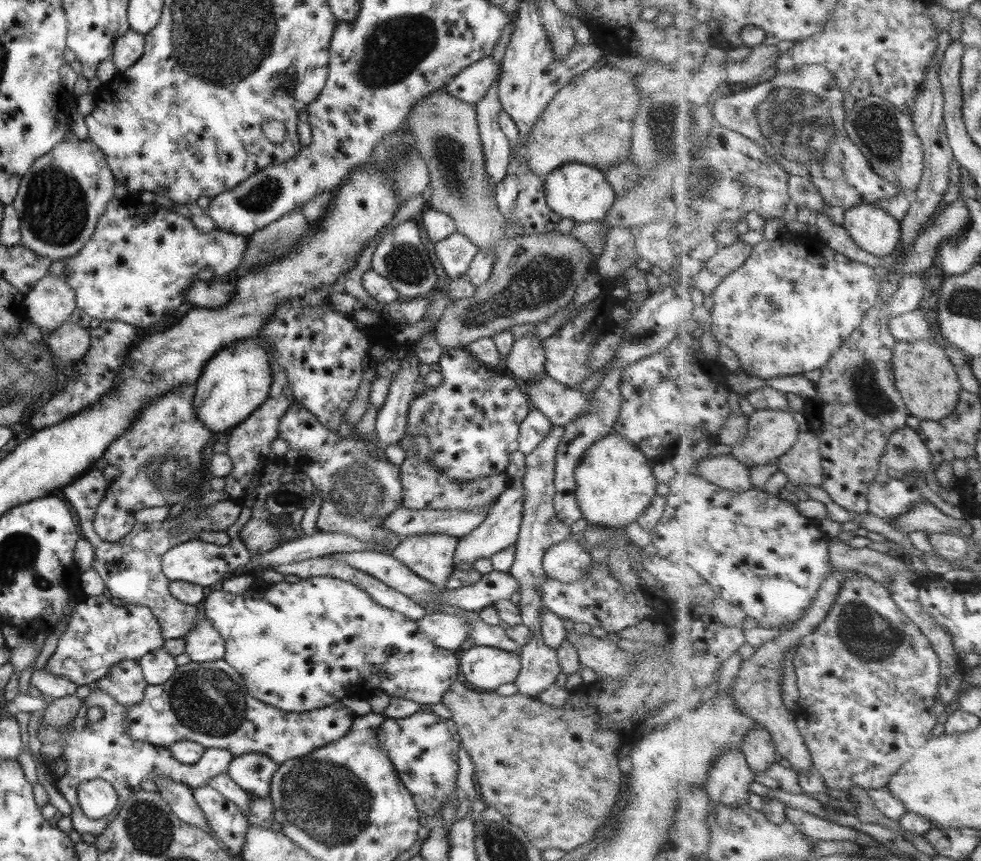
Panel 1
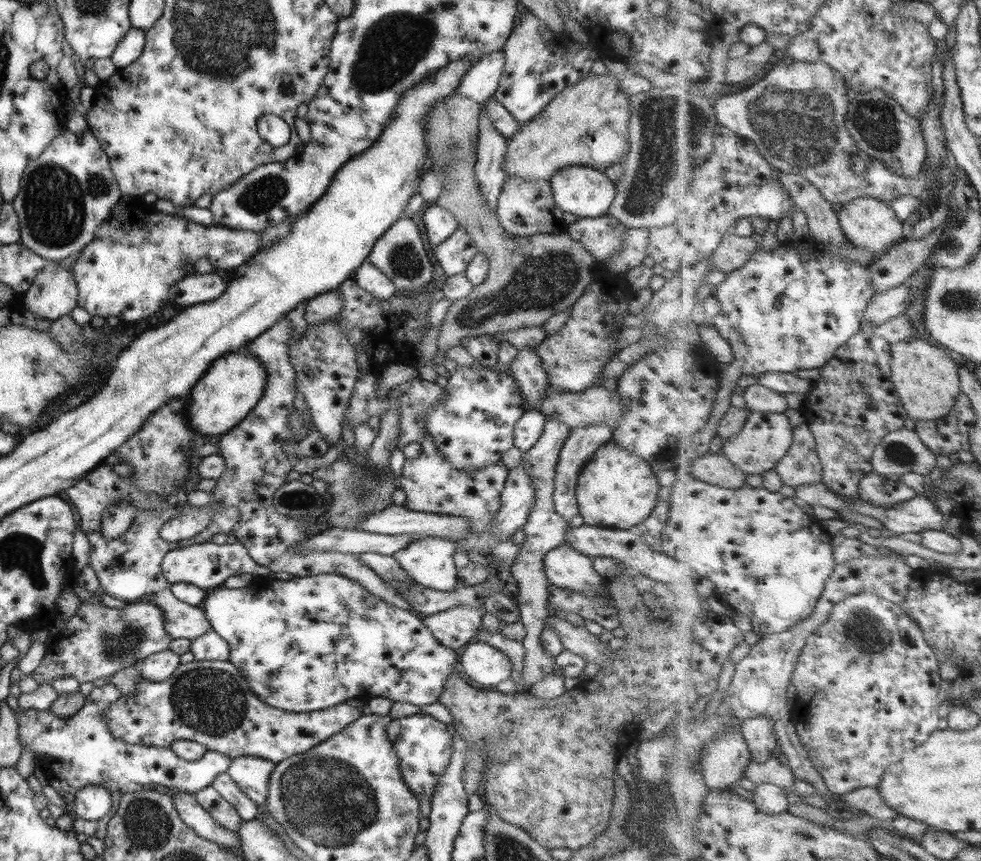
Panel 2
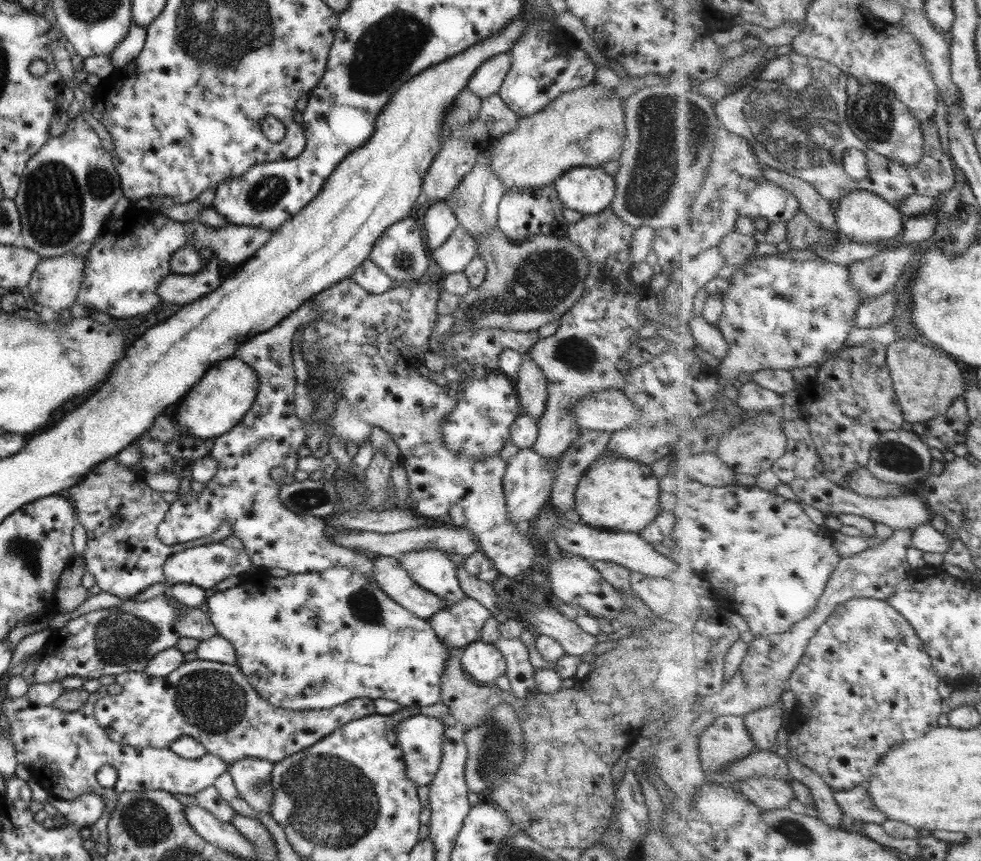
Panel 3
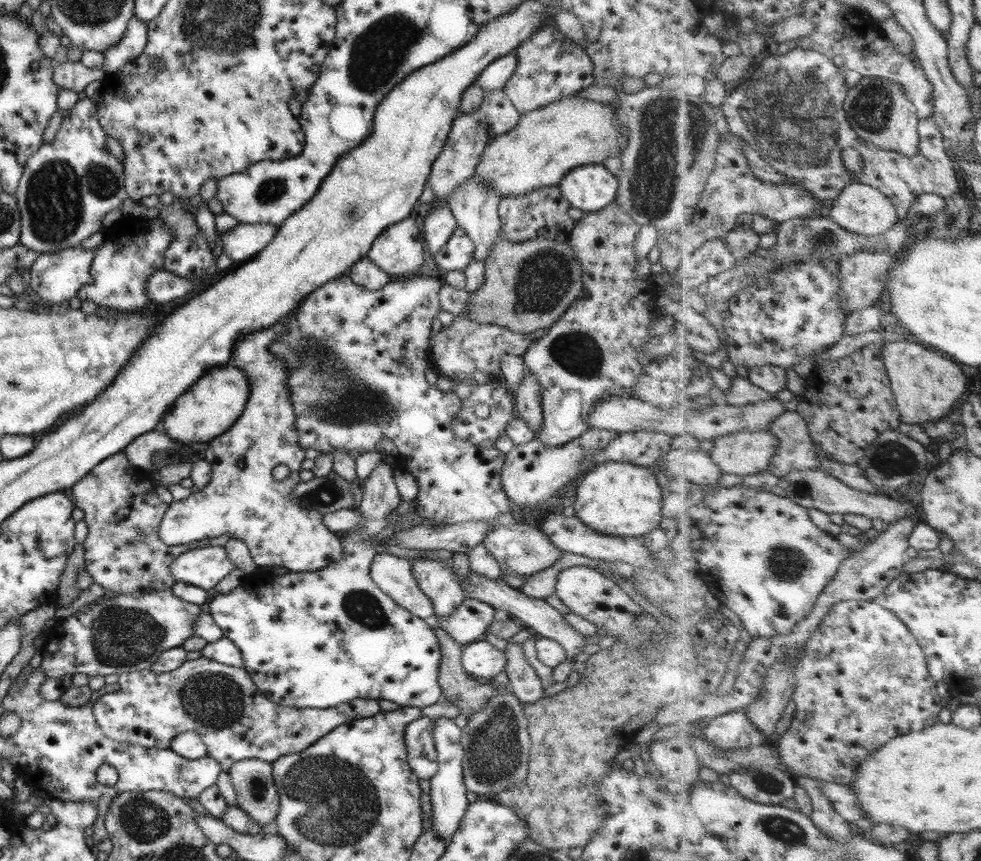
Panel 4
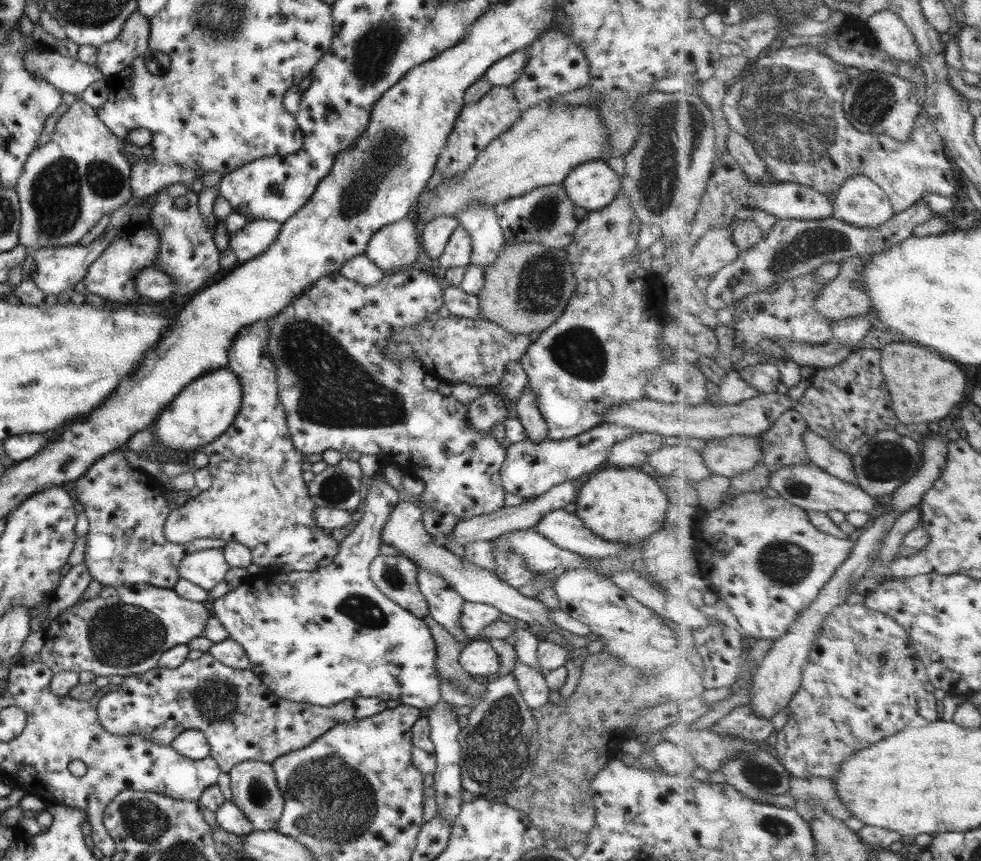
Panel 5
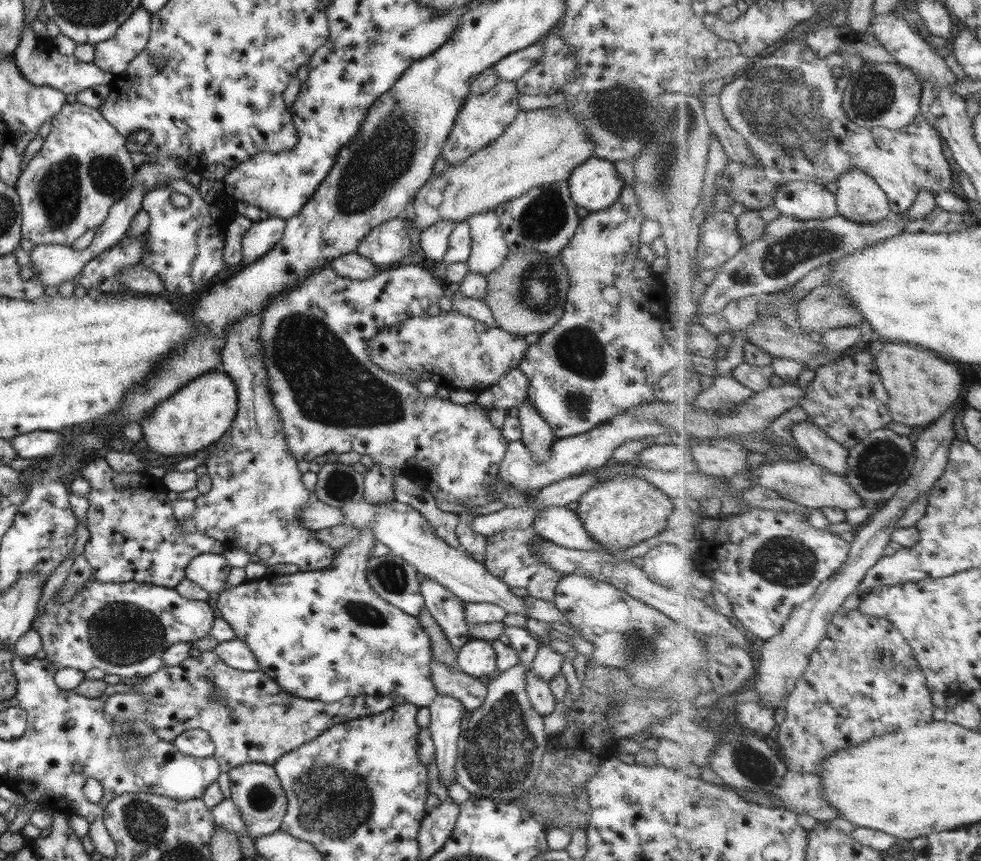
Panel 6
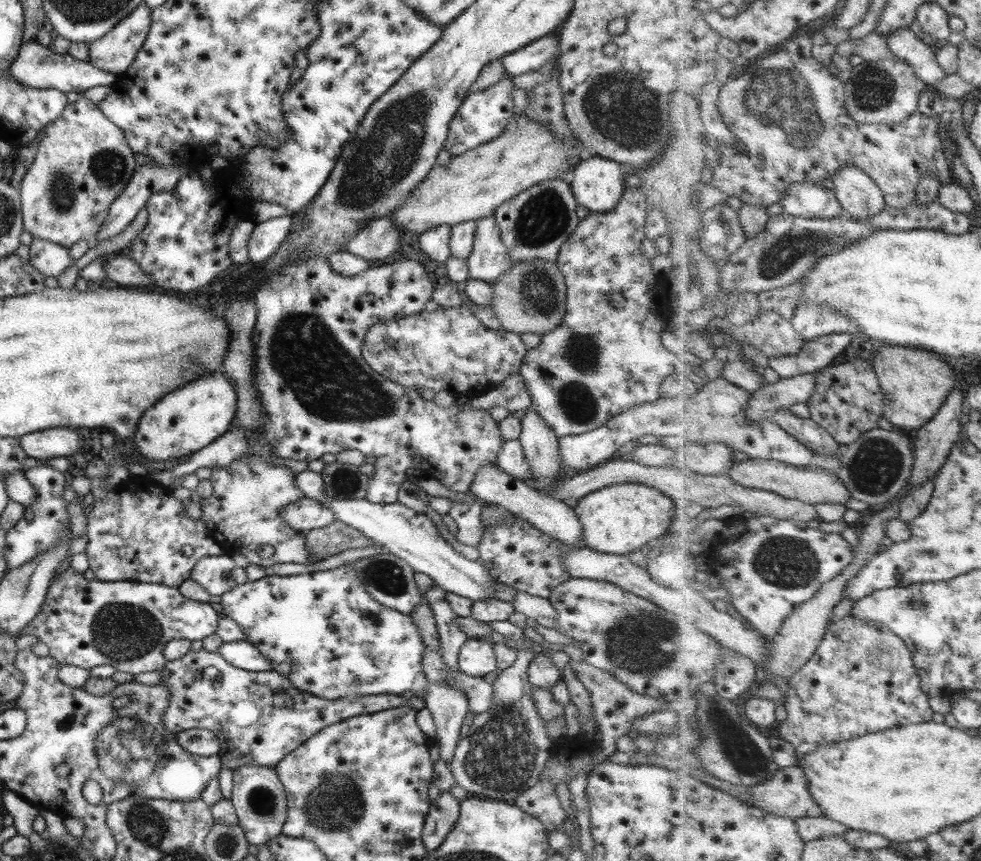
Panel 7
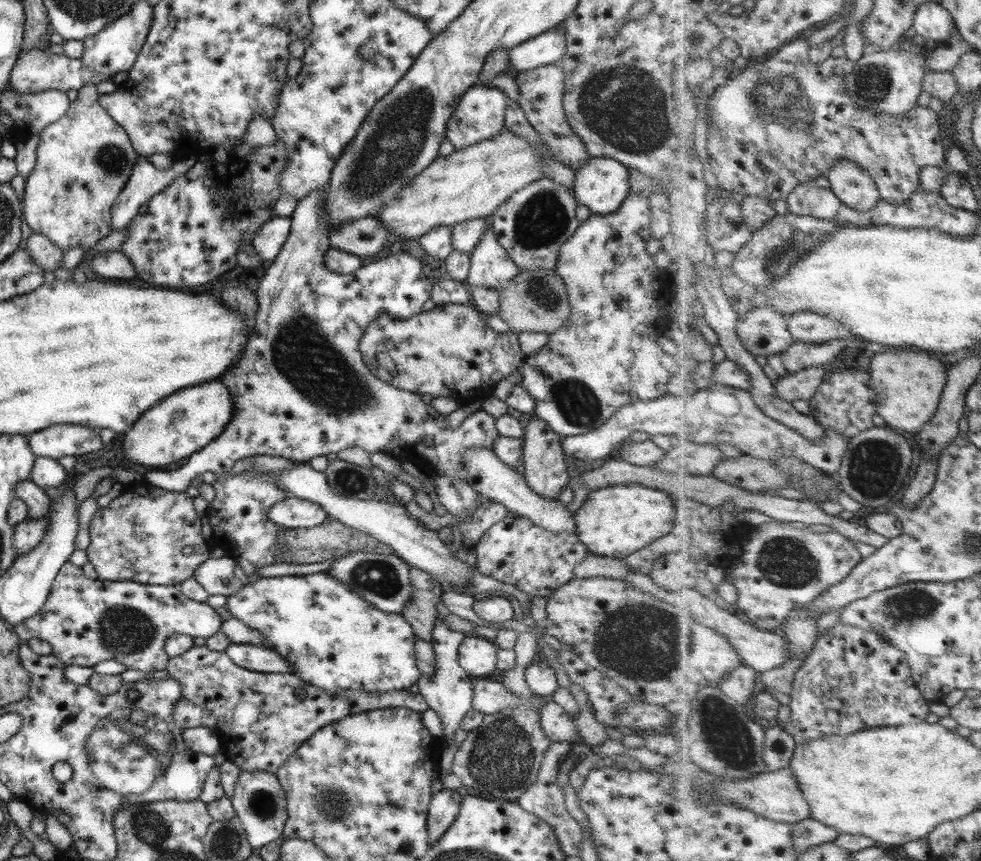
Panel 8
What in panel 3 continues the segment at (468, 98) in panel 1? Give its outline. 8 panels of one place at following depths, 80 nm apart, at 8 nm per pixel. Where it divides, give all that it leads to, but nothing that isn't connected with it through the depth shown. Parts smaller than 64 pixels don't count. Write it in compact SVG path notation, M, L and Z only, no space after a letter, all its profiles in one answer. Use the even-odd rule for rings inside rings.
M500 52L486 58L469 76L465 88L481 100L496 92L510 67L508 53Z

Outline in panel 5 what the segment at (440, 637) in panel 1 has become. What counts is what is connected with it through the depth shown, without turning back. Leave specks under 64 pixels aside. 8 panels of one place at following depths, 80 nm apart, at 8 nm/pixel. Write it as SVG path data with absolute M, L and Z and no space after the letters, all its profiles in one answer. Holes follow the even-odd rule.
M463 601L458 618L462 636L467 642L473 640L483 628L497 619L499 614L500 612L492 606Z

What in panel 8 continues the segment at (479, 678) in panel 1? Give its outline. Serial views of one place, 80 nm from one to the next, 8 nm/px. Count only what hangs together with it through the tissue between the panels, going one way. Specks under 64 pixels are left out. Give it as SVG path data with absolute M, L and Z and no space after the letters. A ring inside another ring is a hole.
M464 636L457 649L457 662L470 677L487 676L495 669L496 645L492 640L477 636Z

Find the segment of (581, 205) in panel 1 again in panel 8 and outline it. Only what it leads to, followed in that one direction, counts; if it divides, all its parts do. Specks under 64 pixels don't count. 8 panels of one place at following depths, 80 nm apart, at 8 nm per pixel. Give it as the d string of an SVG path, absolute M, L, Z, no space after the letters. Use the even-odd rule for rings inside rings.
M589 157L574 171L573 184L570 187L577 205L583 205L589 209L592 215L611 214L626 198L629 187L628 168L612 158Z

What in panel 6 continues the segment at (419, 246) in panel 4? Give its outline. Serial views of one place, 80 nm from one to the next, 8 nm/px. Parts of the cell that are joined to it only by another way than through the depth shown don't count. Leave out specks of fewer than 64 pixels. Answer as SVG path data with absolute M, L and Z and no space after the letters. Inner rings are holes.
M403 218L391 219L371 230L357 245L356 254L375 264L393 268L394 264L409 255L411 240L407 235L409 226Z

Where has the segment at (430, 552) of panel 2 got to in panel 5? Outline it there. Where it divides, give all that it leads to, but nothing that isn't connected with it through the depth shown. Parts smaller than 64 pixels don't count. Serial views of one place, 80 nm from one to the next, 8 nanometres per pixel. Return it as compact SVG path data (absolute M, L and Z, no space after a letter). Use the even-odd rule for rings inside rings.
M425 569L416 571L417 588L428 604L428 616L440 624L462 646L466 644L458 624L463 598L437 573Z

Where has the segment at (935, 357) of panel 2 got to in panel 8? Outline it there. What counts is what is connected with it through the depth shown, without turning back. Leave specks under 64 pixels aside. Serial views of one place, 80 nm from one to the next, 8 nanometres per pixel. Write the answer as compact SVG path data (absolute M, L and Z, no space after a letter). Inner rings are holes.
M893 348L881 354L875 354L869 366L873 386L881 400L881 416L886 426L899 428L907 432L919 432L933 418L939 408L943 388L947 384L945 366L921 350L911 348Z

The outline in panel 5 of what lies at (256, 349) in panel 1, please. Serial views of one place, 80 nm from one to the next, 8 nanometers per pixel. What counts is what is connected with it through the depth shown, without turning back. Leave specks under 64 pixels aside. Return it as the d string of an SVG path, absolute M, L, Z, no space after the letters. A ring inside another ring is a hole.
M226 367L212 370L190 382L158 414L149 430L156 442L174 450L190 451L221 436L231 426L241 406L238 376Z

